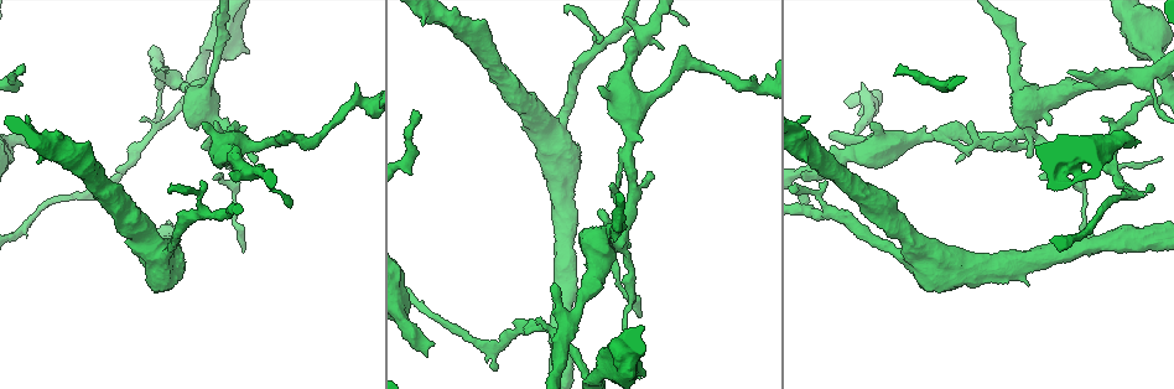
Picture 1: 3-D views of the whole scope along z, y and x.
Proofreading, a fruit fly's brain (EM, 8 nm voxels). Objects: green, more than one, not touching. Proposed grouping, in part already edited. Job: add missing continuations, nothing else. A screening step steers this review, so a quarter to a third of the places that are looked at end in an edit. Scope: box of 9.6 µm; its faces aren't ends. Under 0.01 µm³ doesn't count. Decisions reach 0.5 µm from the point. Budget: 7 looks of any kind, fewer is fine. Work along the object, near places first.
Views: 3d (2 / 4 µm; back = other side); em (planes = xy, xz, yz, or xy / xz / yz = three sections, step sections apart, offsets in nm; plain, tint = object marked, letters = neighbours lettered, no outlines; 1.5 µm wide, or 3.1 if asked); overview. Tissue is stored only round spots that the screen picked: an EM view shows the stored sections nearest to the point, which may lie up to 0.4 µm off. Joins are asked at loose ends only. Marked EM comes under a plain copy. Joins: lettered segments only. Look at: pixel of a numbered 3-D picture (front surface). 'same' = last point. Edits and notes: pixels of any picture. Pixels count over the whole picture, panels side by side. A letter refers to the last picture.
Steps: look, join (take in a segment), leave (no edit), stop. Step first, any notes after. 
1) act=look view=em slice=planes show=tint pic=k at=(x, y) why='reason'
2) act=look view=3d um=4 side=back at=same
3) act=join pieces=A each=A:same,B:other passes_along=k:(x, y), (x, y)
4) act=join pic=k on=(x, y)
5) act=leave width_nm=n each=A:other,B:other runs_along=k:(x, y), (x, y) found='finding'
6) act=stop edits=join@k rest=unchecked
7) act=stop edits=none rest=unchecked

act=look view=3d um=2 pic=1 at=(970, 155) why='an open end'

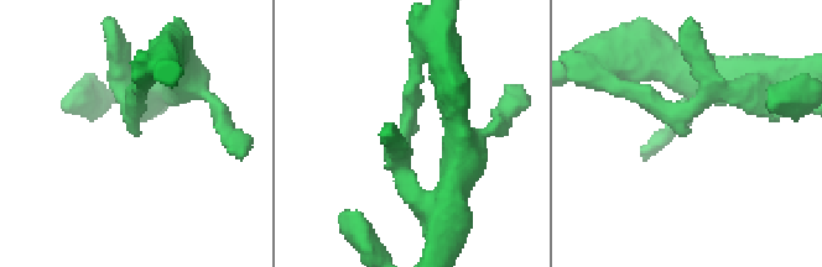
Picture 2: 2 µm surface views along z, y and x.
act=look view=em slice=xz step=8 show=tint pic=2 at=(416, 129)

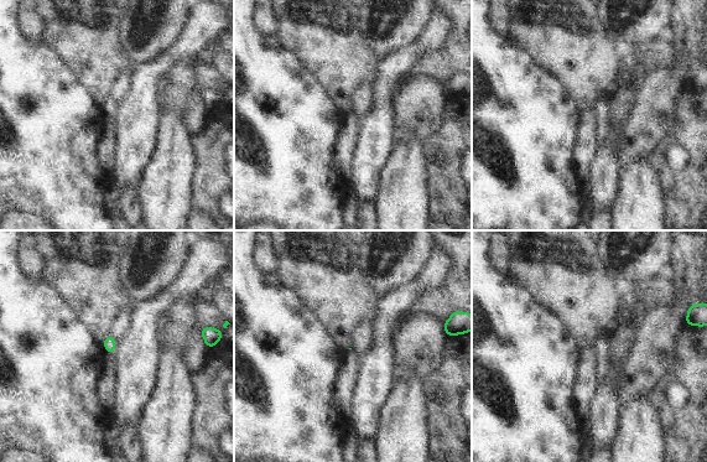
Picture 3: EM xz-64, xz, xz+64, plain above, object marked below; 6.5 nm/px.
act=look view=em slice=planes show=letters at=same

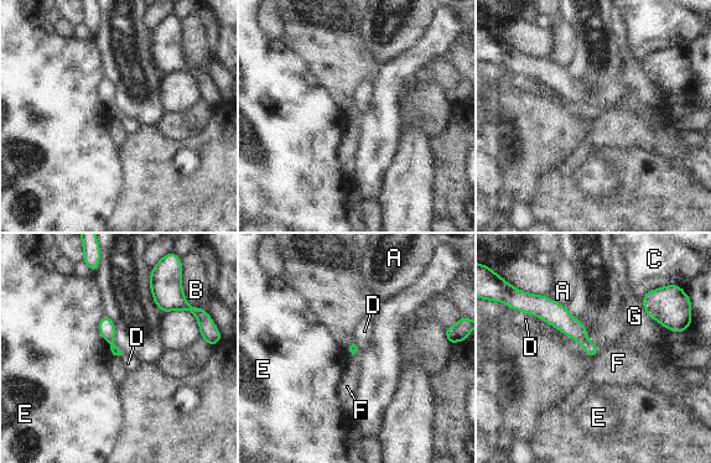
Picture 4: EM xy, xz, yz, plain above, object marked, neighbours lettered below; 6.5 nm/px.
act=leave longest_contact=D:380nm each=A:other,B:other,C:other,D:other,E:other,F:other,G:other runs_along=4:(534, 310), (556, 315), (595, 350) found='none of them fits'

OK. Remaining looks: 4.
act=look view=em slice=xz step=8 show=tint pic=1 at=(641, 316) why='thin end'

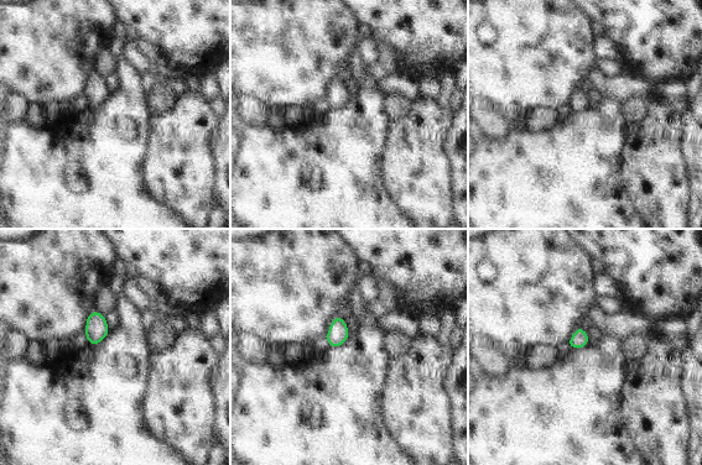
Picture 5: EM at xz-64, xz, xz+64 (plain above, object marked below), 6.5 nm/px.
act=look view=em slice=planes show=letters at=same why='cut it another way'

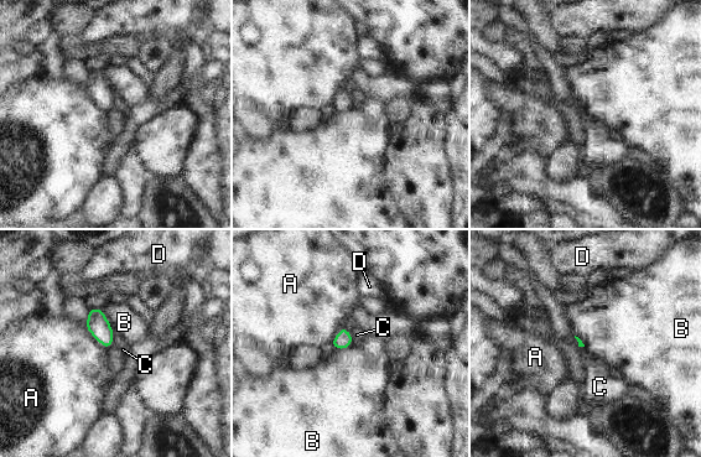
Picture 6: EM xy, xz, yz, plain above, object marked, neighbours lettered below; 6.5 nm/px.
act=leave each=A:other,B:other,C:other,D:other border=6:(100, 309), (114, 333) found='none of them fits'

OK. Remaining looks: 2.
act=stop edits=none rest=unchecked

